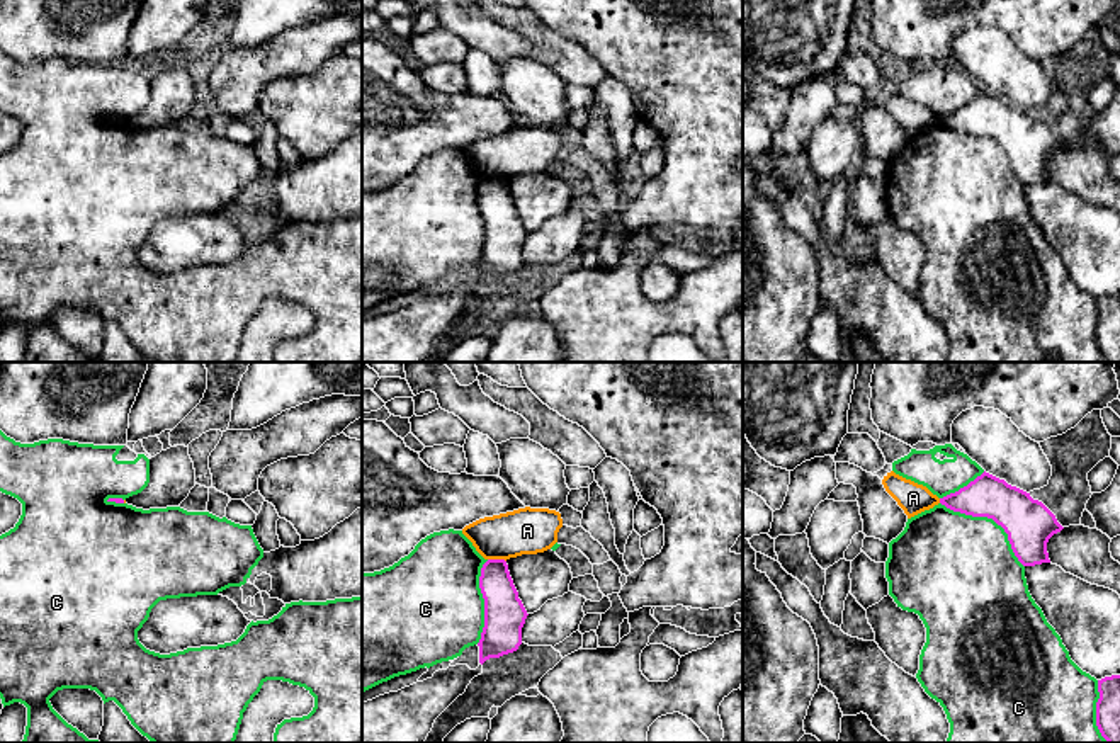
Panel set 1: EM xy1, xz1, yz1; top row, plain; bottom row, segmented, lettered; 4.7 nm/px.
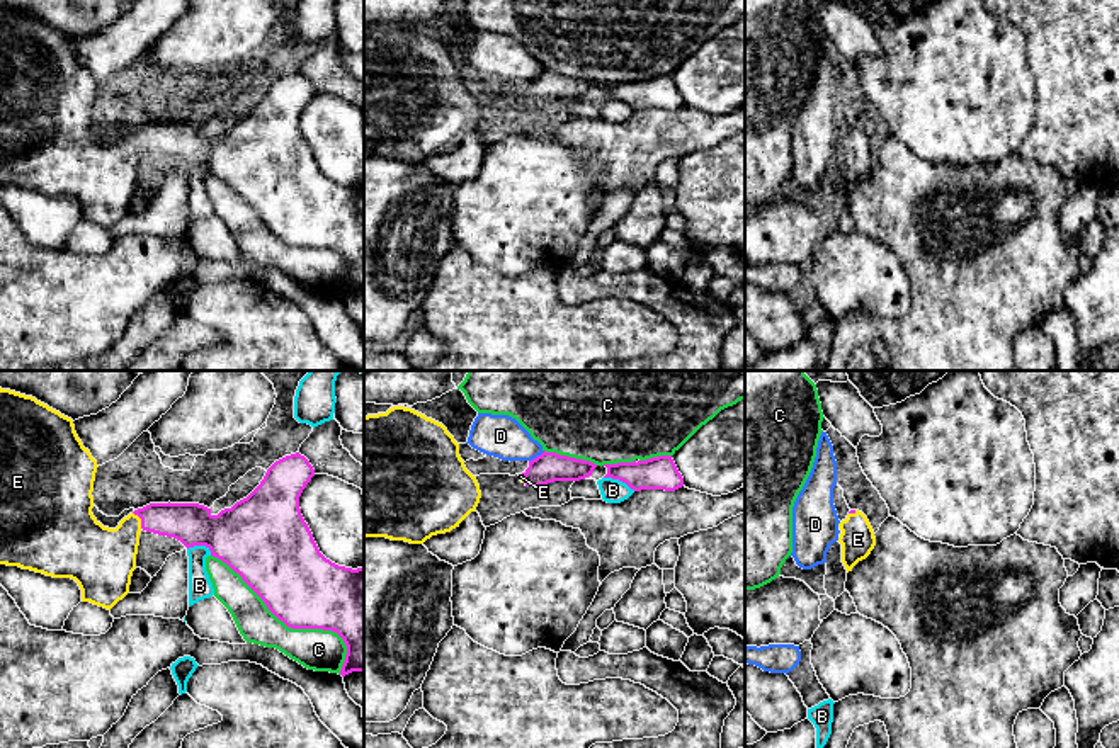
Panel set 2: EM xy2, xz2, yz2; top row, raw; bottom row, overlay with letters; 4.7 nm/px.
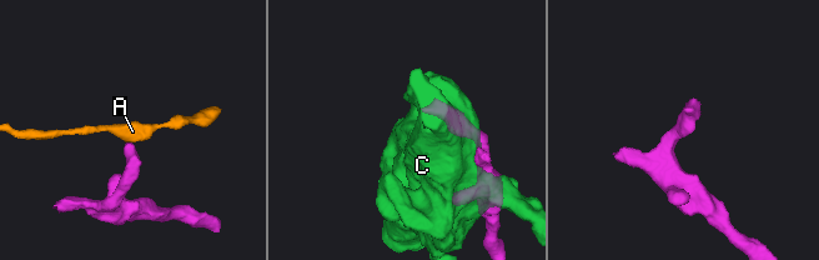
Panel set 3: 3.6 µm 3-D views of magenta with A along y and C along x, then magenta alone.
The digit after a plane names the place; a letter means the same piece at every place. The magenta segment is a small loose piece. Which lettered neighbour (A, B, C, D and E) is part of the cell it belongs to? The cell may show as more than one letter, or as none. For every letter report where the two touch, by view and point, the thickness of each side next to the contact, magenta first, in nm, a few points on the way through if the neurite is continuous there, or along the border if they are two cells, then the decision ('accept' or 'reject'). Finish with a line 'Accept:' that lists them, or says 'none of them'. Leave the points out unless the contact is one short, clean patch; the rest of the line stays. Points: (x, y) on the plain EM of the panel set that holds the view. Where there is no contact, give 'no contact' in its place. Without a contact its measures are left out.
A: meets magenta in xz1 at (497, 179); 190 nm thick on the magenta side, 220 nm on the other; border along xz1 (488, 177), (502, 177), (505, 181); reject
B: meets magenta in xz2 at (619, 99); 160 nm thick on the magenta side, 110 nm on the other; border along xz2 (604, 96), (621, 99), (635, 109); reject
C: meets magenta in xy2 at (293, 247); 360 nm thick on the magenta side, 200 nm on the other; reject
D: meets magenta in xz2 at (538, 75); 140 nm thick on the magenta side, 200 nm on the other; reject
E: meets magenta in xy2 at (142, 140); 200 nm thick on the magenta side, 300 nm on the other; runs through xy2 (193, 143), (182, 140), (142, 140), (104, 177); accept
Accept: E

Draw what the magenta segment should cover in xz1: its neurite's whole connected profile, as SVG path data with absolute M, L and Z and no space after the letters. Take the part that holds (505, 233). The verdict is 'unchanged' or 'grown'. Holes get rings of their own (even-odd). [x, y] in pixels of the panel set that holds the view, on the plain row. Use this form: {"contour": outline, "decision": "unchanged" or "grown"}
{"contour": "M488 179L481 187L479 207L484 218L484 247L481 252L479 282L513 272L522 264L527 230L505 179Z", "decision": "unchanged"}

